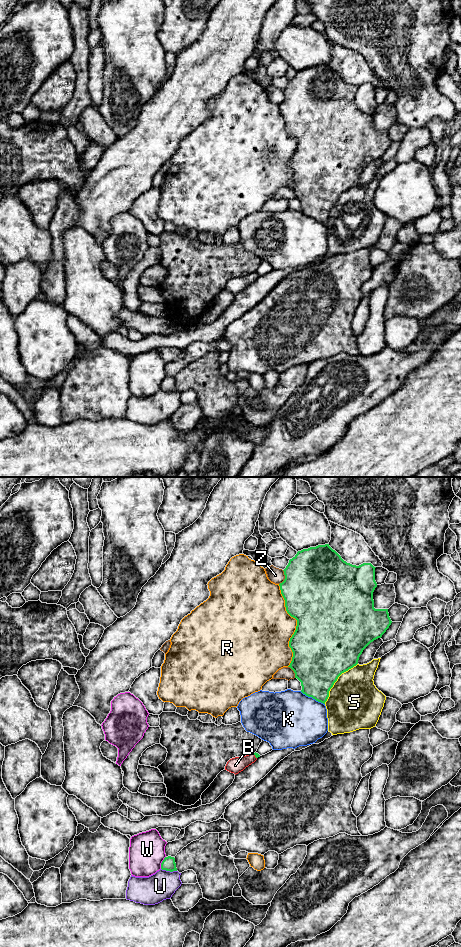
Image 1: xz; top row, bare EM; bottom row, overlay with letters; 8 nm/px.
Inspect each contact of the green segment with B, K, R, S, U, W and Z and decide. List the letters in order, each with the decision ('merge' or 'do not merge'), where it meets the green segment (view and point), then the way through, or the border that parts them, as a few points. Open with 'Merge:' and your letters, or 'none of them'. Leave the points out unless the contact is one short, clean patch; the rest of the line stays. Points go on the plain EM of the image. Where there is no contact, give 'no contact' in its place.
Merge: B
B: merge; meets green in xz at (255, 276); runs through xz (257, 275), (255, 276), (235, 285)
K: do not merge; meets green in xz at (312, 217)
R: do not merge; meets green in xz at (297, 145)
S: do not merge; meets green in xz at (336, 200)
U: do not merge; meets green in xz at (169, 390)
W: do not merge; meets green in xz at (162, 382)
Z: do not merge; meets green in xz at (285, 97)

